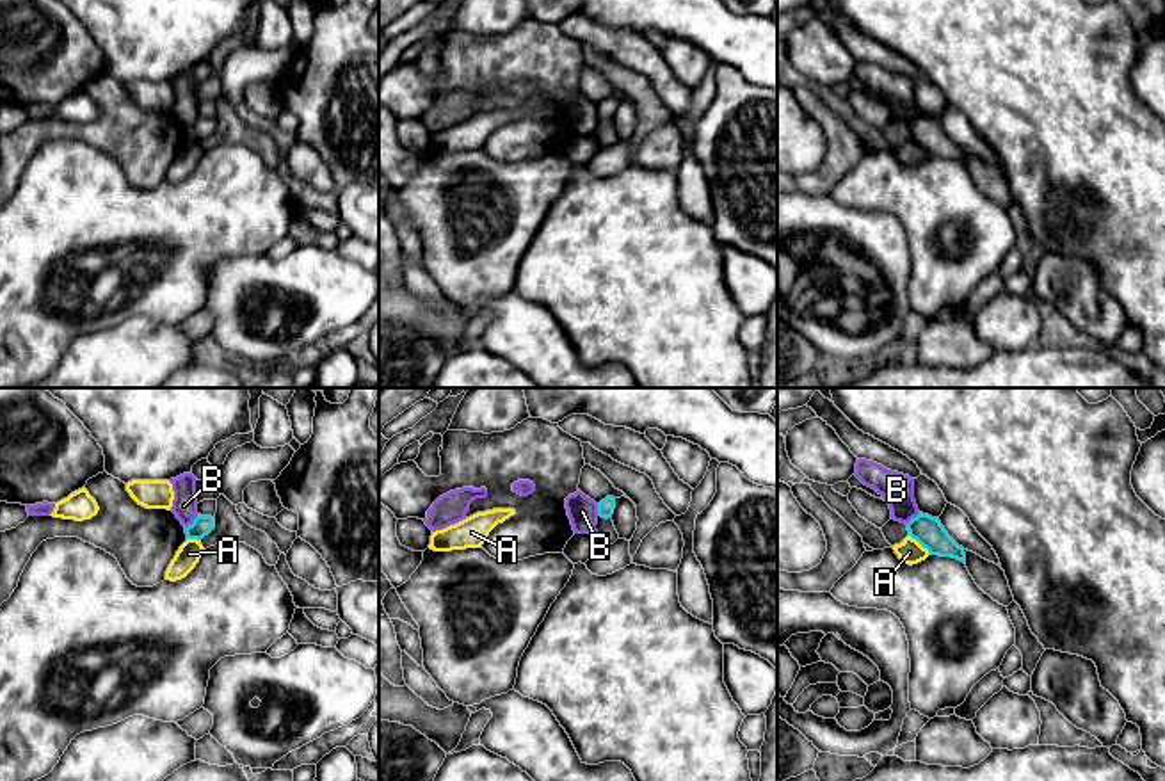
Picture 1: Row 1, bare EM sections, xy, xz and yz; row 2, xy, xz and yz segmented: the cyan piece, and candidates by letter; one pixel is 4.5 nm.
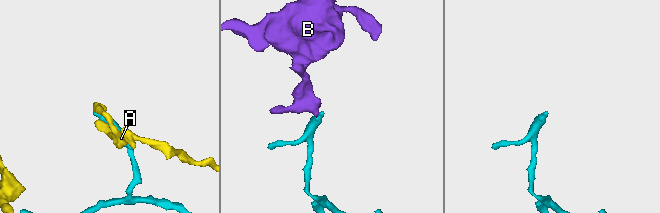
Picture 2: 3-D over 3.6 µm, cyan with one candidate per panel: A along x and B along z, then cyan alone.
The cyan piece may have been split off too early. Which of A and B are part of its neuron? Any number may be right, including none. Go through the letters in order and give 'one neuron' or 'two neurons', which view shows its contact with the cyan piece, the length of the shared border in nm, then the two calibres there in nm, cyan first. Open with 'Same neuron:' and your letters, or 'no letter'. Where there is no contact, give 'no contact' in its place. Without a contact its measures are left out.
Same neuron: no letter
A: two neurons | yz | 140 nm | 140/110 nm
B: two neurons | xy | 90 nm | 90/110 nm

